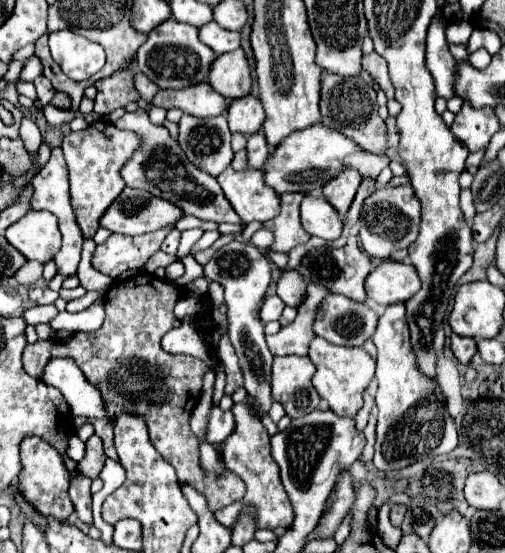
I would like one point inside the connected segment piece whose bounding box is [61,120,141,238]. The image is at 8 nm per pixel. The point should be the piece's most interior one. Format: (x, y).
(94, 156)

